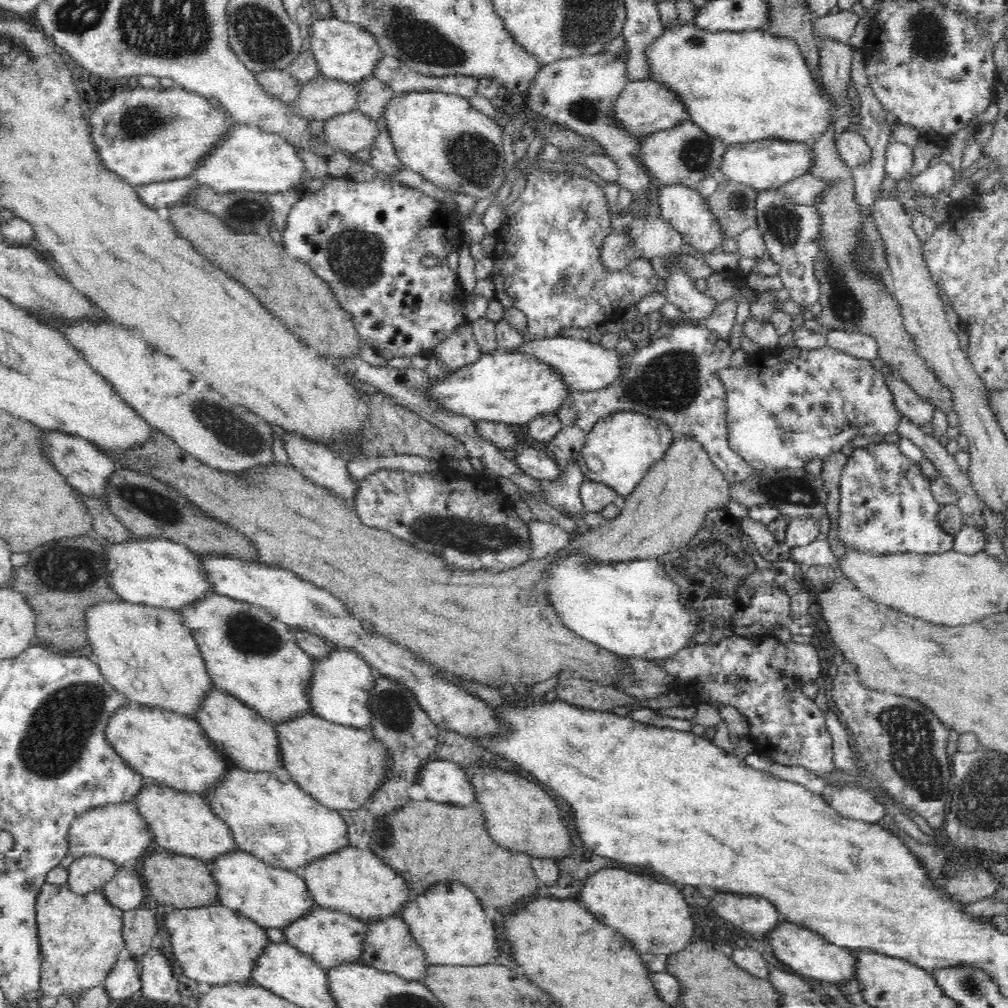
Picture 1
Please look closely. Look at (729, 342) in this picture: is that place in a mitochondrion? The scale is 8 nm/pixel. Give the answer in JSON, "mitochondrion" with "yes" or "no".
{"mitochondrion":"no"}

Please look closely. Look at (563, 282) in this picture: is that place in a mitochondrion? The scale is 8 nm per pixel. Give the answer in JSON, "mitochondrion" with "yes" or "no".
{"mitochondrion":"yes"}

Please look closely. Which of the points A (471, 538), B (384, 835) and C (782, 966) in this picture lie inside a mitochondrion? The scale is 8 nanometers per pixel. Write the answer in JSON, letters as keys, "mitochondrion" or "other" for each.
{"A":"mitochondrion","B":"mitochondrion","C":"other"}

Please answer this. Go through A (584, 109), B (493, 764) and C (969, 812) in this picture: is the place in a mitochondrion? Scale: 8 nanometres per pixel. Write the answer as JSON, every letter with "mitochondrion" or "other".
{"A":"mitochondrion","B":"other","C":"mitochondrion"}

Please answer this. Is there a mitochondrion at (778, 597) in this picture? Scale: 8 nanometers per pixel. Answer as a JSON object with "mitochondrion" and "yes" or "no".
{"mitochondrion":"no"}

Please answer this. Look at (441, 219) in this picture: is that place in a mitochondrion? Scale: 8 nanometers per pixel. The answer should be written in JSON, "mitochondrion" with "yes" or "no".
{"mitochondrion":"no"}

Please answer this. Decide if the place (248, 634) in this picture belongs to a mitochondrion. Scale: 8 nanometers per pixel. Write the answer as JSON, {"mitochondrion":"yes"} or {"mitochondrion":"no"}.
{"mitochondrion":"yes"}

